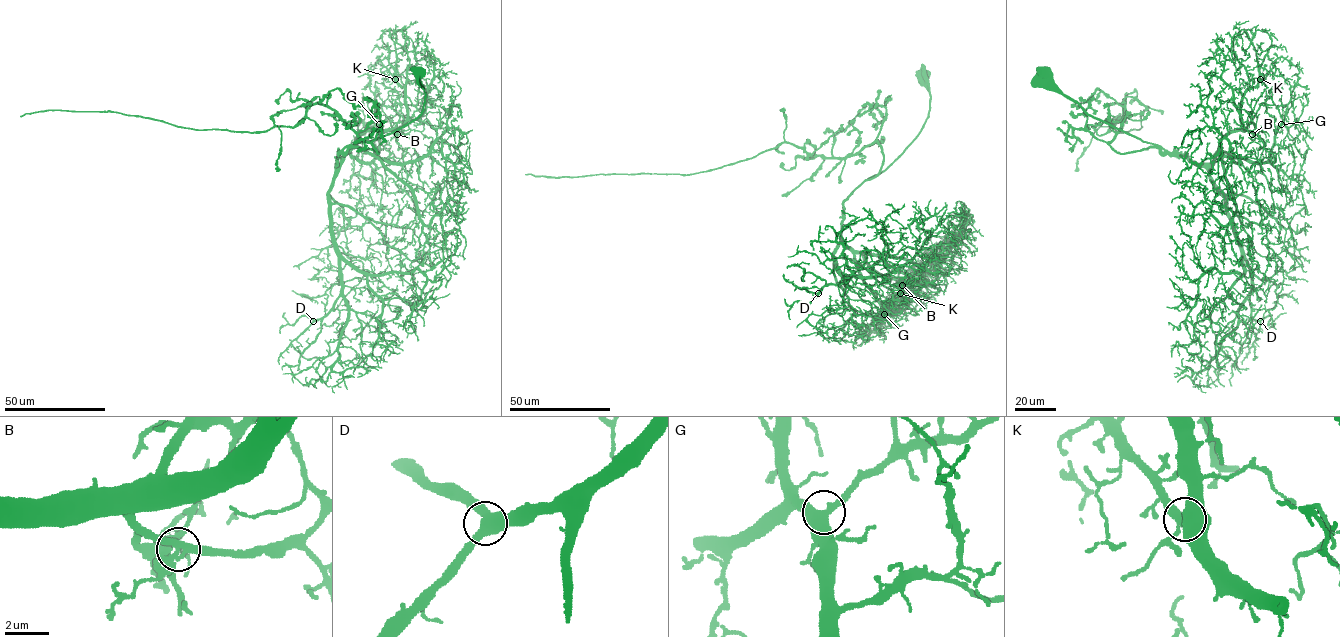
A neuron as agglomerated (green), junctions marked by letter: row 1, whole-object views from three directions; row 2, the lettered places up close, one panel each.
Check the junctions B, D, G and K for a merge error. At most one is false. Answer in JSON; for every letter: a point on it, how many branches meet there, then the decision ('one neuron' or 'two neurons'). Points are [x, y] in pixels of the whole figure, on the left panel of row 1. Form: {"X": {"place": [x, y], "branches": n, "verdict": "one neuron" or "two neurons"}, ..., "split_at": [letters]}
{"B": {"place": [397, 134], "branches": 3, "verdict": "two neurons"}, "D": {"place": [313, 321], "branches": 3, "verdict": "one neuron"}, "G": {"place": [379, 124], "branches": 3, "verdict": "one neuron"}, "K": {"place": [395, 79], "branches": 3, "verdict": "one neuron"}, "split_at": ["B"]}

